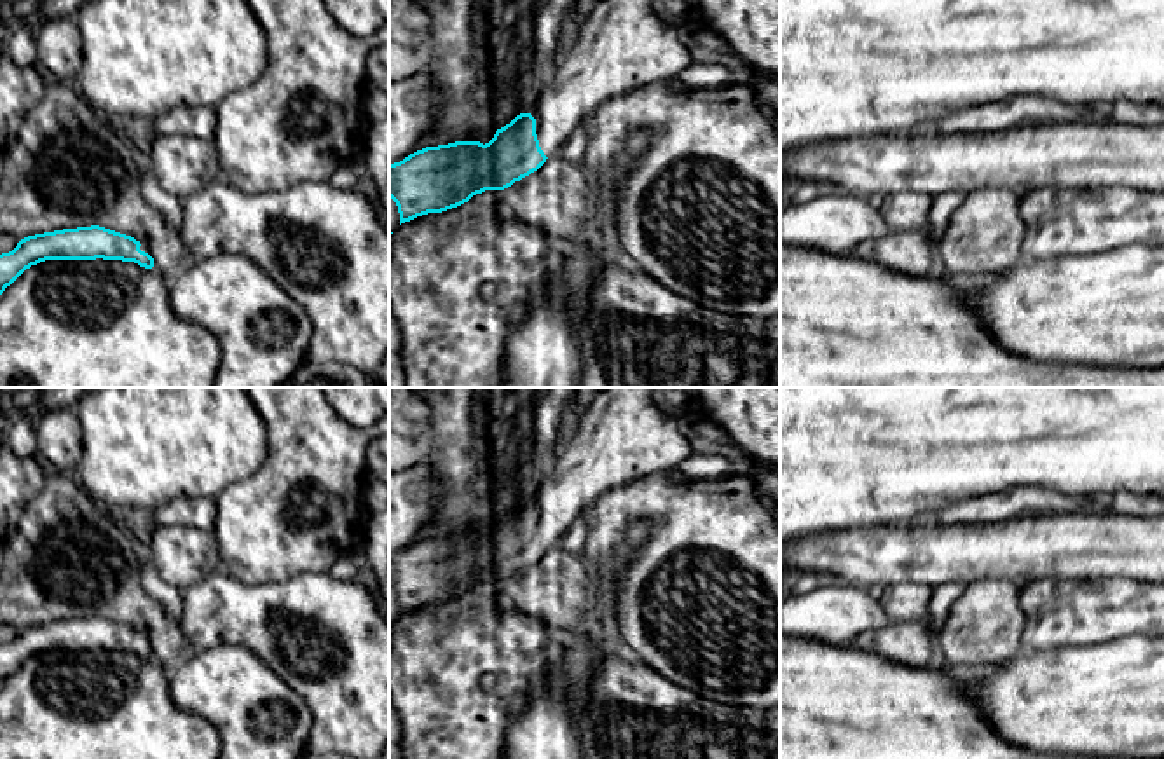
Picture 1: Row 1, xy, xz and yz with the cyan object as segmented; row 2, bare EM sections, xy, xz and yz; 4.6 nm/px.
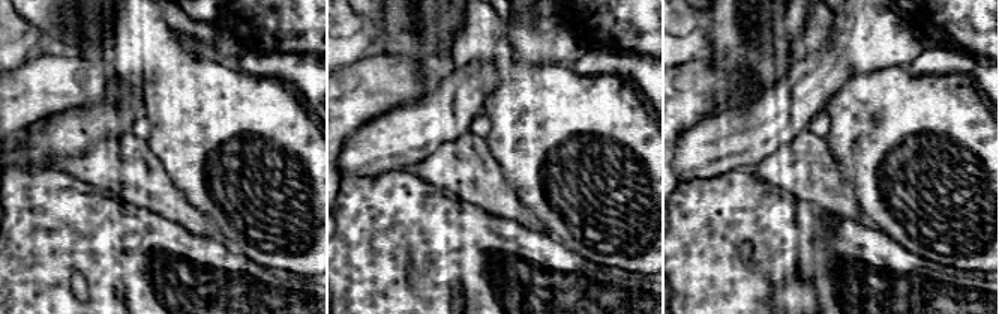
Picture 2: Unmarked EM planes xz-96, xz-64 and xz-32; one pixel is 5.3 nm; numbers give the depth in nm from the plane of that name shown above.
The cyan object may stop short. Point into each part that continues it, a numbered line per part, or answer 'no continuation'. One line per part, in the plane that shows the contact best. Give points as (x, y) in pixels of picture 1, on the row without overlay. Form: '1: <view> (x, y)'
1: xz (622, 437)

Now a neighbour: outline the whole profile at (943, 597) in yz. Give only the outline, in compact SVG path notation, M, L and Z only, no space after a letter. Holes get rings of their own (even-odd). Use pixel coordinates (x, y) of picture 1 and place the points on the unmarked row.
M948 581L932 590L928 616L925 621L935 635L941 633L946 616L949 614L955 600L965 591L965 588L965 583Z

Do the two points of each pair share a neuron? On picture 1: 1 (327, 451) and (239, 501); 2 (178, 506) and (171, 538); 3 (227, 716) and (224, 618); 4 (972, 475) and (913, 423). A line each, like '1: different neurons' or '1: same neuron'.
1: same neuron
2: different neurons
3: different neurons
4: same neuron

